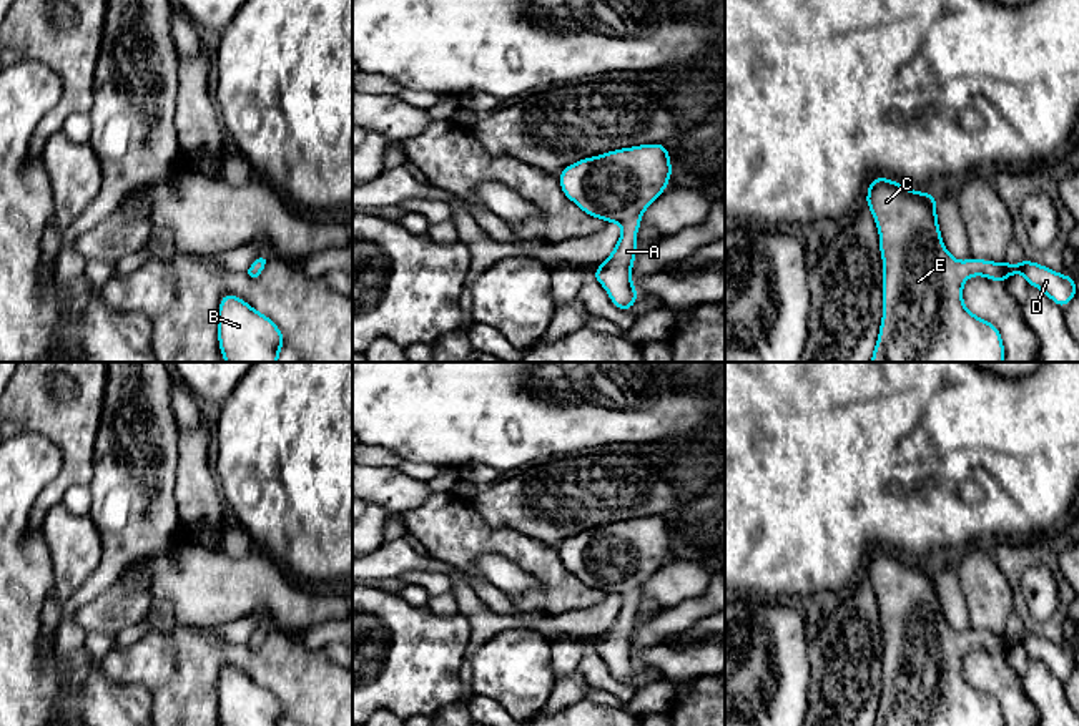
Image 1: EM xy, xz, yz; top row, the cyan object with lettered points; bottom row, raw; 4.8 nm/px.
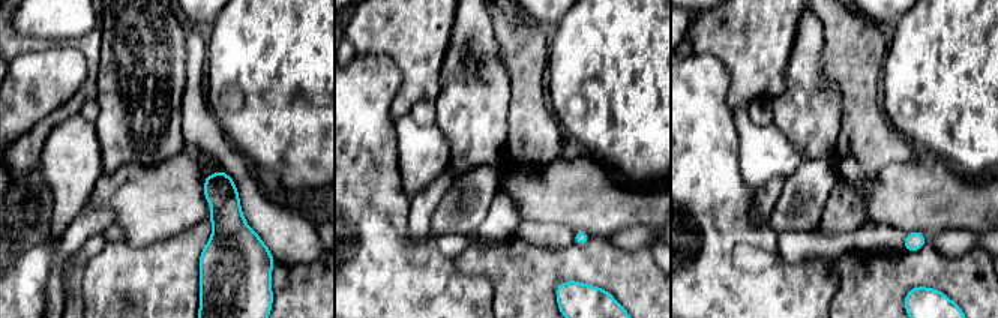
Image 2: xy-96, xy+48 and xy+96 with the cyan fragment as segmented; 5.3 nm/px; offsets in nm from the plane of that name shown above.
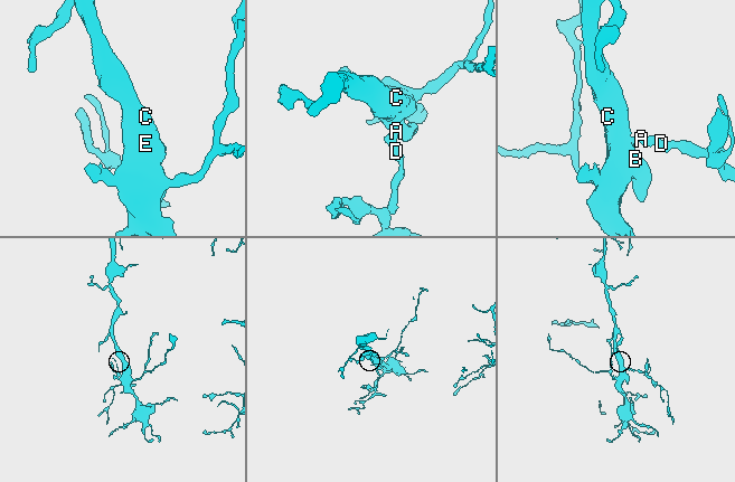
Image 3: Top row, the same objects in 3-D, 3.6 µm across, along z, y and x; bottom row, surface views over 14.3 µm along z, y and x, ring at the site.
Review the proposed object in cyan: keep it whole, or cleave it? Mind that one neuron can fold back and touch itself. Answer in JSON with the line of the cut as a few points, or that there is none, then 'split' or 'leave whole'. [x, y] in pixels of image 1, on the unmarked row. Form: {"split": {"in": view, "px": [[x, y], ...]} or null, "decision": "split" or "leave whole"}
{"split": null, "decision": "leave whole"}

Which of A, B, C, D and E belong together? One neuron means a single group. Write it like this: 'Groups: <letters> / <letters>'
Groups: A B C D E

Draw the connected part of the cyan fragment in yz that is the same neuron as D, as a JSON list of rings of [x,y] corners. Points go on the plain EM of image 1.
[[[876,548],[868,557],[865,575],[876,593],[883,630],[883,691],[873,726],[1004,726],[999,701],[963,676],[963,656],[969,648],[984,648],[1003,656],[1011,646],[1019,645],[1029,658],[1044,663],[1061,681],[1077,668],[1072,646],[1059,646],[1026,630],[1019,636],[976,630],[956,633],[941,611],[933,565],[913,563]]]

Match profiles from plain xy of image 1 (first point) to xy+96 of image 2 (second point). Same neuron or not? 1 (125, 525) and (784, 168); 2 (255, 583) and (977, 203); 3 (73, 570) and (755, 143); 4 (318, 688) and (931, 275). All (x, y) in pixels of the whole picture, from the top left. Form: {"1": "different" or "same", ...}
{"1": "different", "2": "same", "3": "same", "4": "same"}

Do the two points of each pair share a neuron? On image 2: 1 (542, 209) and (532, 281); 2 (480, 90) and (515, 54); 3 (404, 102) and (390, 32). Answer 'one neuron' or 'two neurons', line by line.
1: two neurons
2: two neurons
3: one neuron

